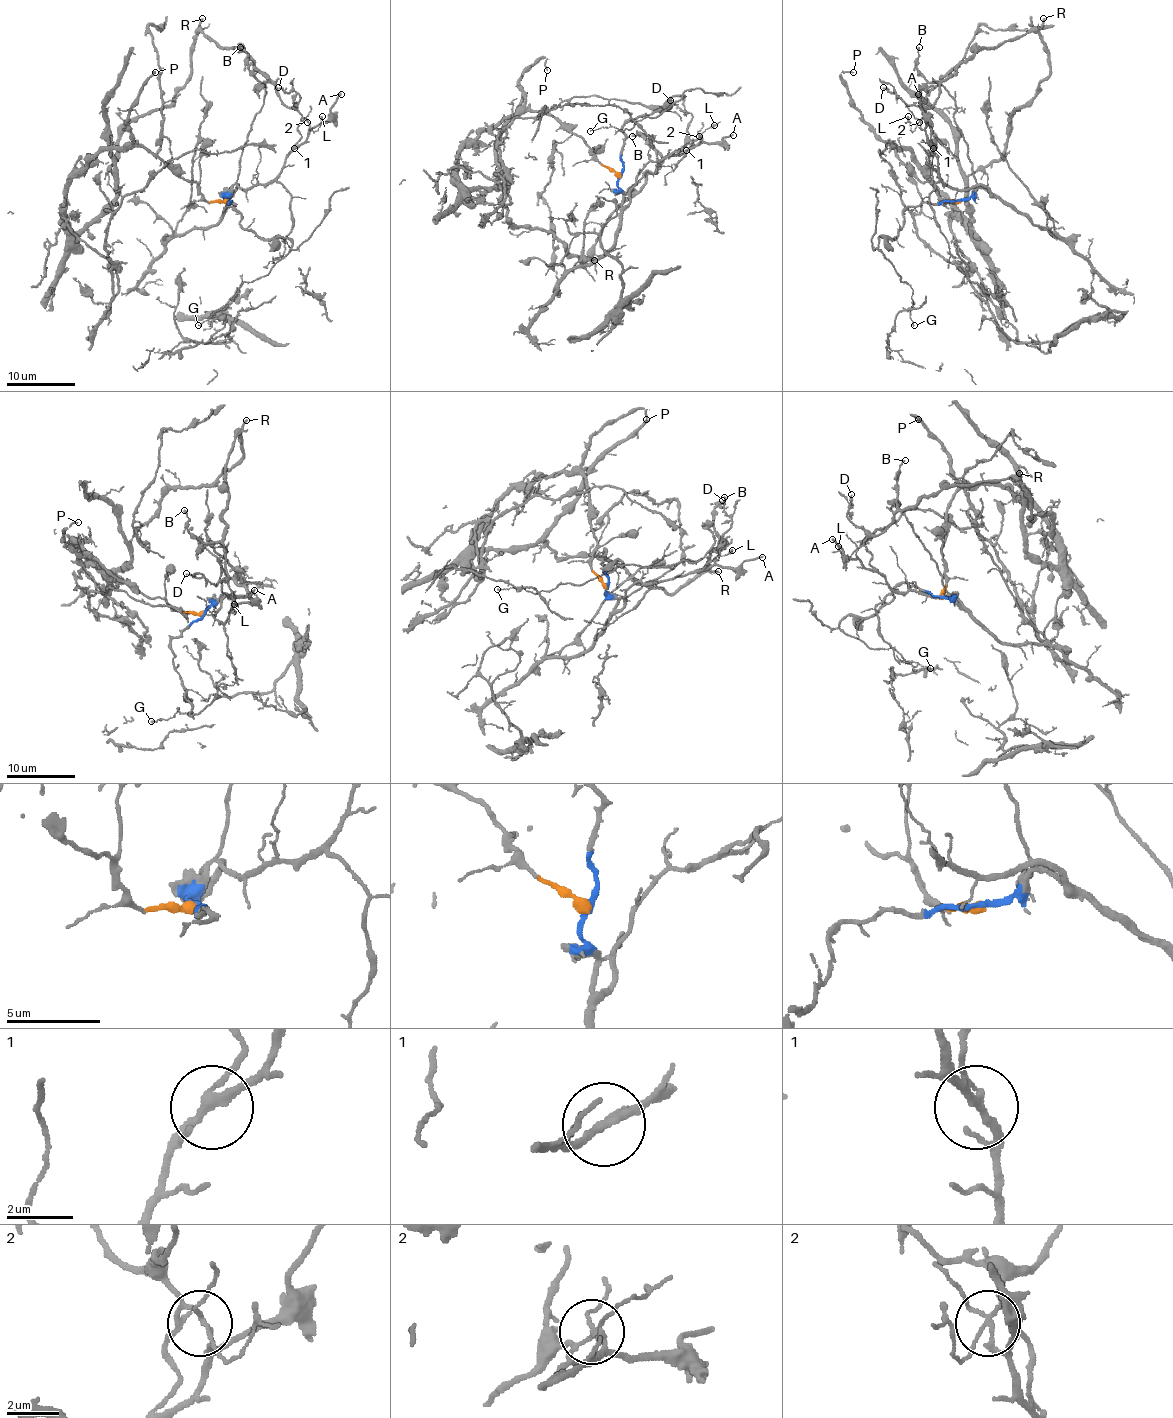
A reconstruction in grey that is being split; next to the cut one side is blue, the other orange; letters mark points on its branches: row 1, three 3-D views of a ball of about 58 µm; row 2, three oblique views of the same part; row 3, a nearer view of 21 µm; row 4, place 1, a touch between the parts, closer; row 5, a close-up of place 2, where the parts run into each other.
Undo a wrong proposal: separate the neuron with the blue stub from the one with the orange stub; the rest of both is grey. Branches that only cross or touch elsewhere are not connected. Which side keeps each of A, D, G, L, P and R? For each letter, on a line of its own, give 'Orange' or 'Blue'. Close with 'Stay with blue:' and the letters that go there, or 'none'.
A: Blue
D: Orange
G: Blue
L: Orange
P: Orange
R: Orange
Stay with blue: A, G

